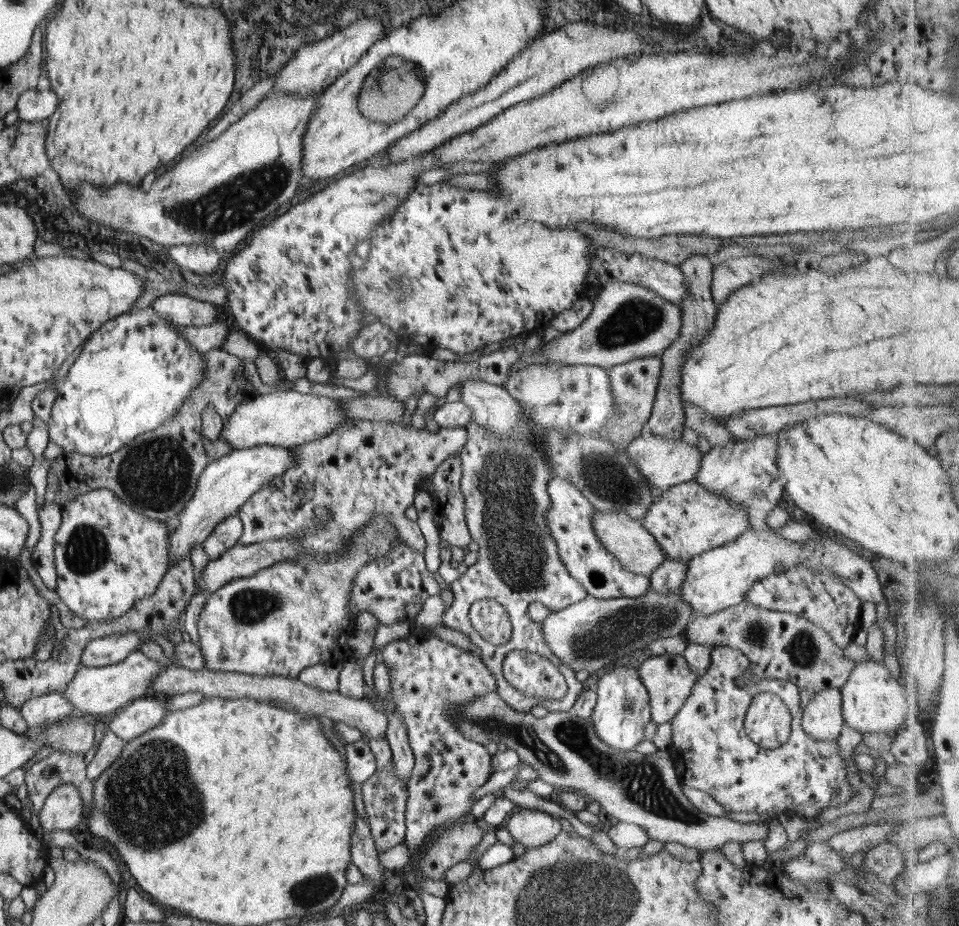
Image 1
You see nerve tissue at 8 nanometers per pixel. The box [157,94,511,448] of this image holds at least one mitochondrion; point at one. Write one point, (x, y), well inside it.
(246, 197)

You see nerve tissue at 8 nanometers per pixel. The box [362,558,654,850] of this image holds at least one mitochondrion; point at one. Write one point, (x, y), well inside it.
(629, 706)

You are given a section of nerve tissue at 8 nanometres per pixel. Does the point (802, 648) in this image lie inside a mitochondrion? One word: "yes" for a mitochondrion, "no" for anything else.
yes

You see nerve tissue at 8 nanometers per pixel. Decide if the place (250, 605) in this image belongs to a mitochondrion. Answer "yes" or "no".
yes

